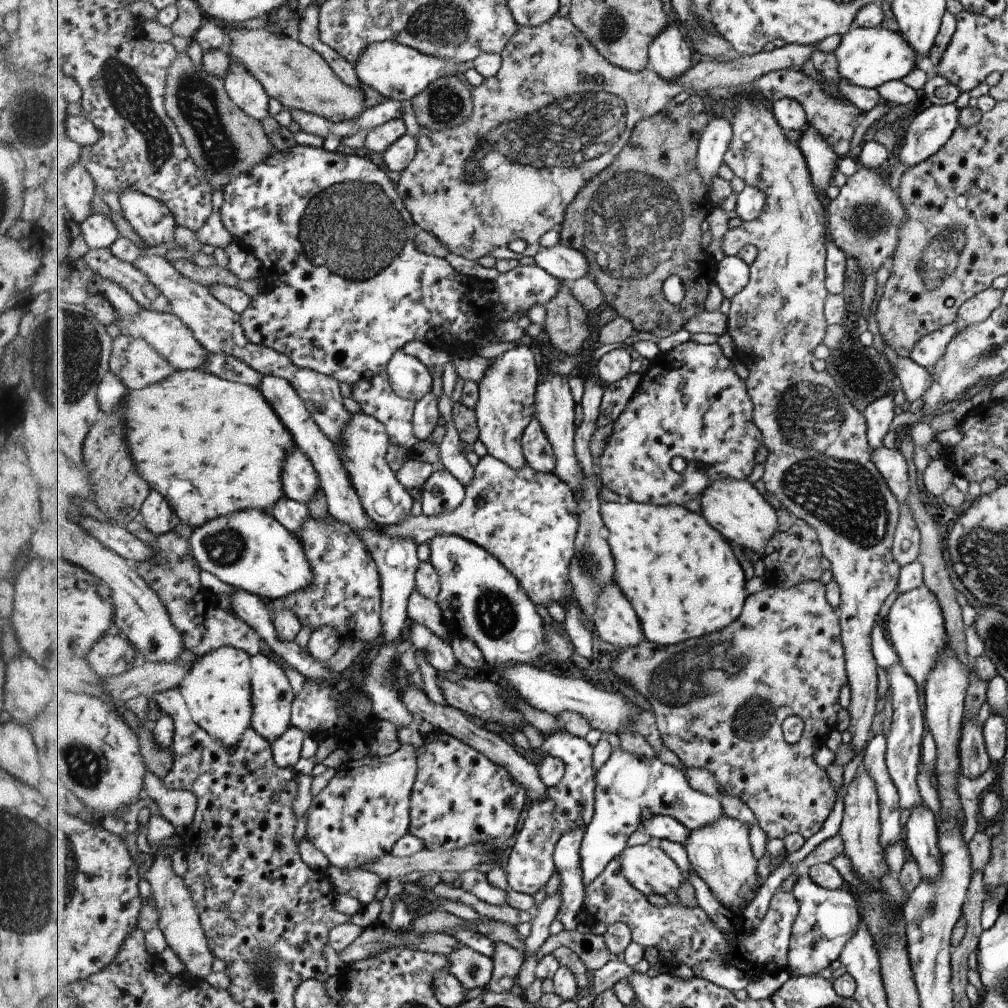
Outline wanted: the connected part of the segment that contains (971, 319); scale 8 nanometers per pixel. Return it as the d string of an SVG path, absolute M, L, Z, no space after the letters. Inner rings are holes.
M993 287L987 288L974 296L971 296L957 312L955 320L956 330L964 330L972 324L981 323L986 320L995 307L1000 306L1004 290L996 290Z

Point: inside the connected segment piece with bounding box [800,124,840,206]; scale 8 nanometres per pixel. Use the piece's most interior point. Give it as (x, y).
(822, 159)

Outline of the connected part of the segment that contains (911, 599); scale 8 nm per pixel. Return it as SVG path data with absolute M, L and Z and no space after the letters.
M924 585L899 593L883 627L903 669L916 681L916 686L925 687L930 670L938 662L938 654L948 646L945 620L936 595Z

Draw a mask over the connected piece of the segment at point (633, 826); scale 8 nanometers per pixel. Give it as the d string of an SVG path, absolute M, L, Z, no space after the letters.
M614 748L612 758L598 771L598 792L596 801L596 814L586 832L584 846L582 847L582 864L584 864L584 882L590 886L606 869L614 862L615 858L630 846L630 836L638 829L642 829L643 815L646 810L652 810L656 815L672 816L688 826L690 830L700 830L706 828L714 822L718 822L722 816L726 816L725 808L721 797L708 796L704 792L698 792L688 774L678 766L666 764L662 758L644 758L636 756L632 752L626 752L623 748Z

